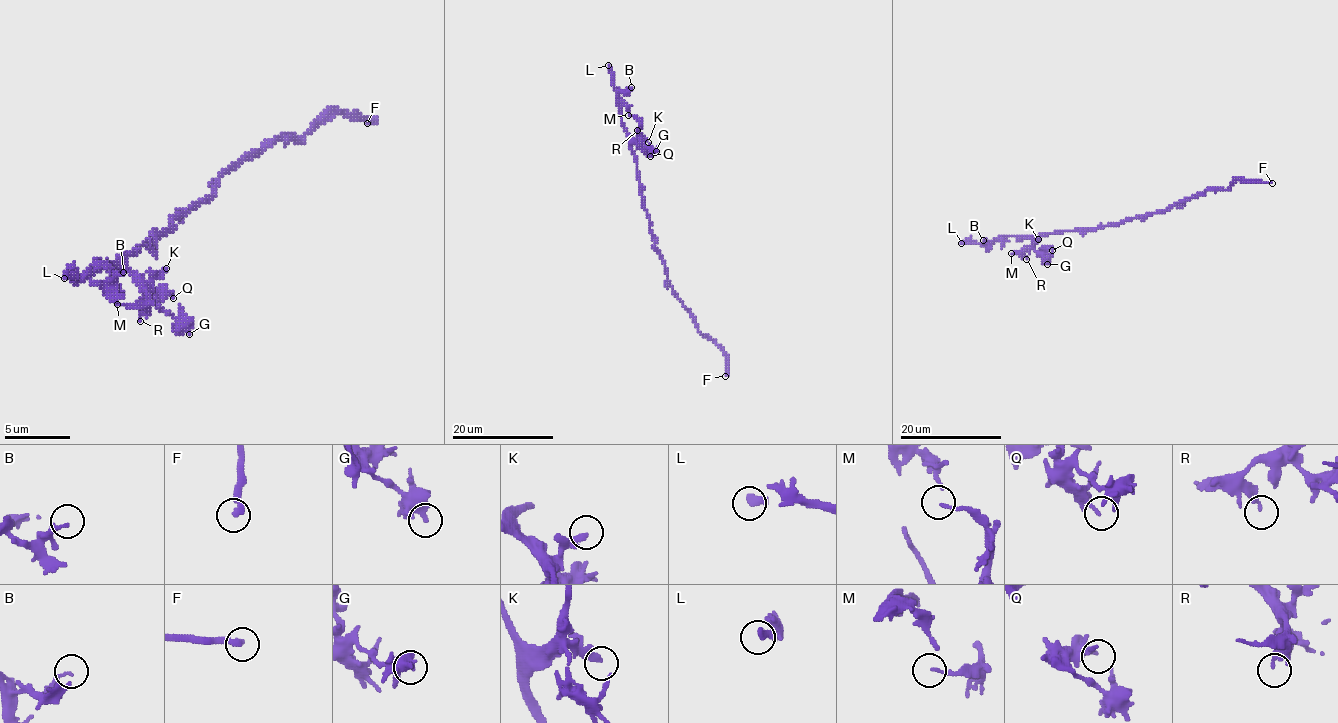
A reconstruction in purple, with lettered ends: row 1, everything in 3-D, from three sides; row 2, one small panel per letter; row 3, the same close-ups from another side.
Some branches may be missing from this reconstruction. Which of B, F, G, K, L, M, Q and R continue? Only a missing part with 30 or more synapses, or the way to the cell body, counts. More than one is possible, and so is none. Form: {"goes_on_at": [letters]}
{"goes_on_at": ["L"]}

